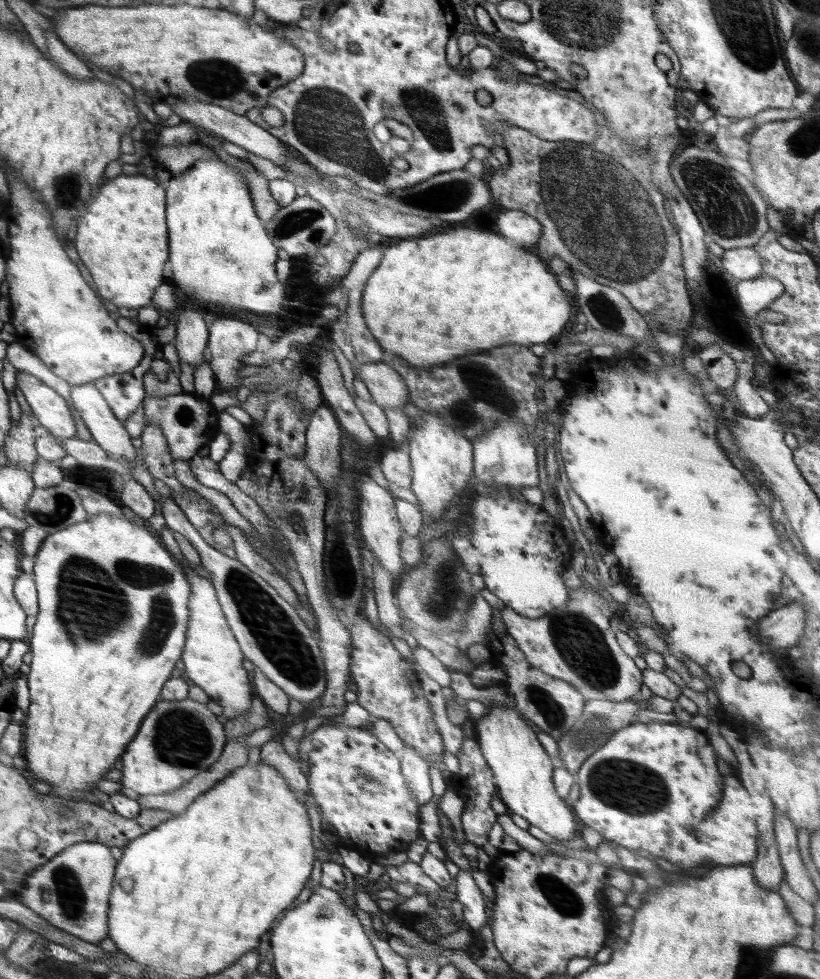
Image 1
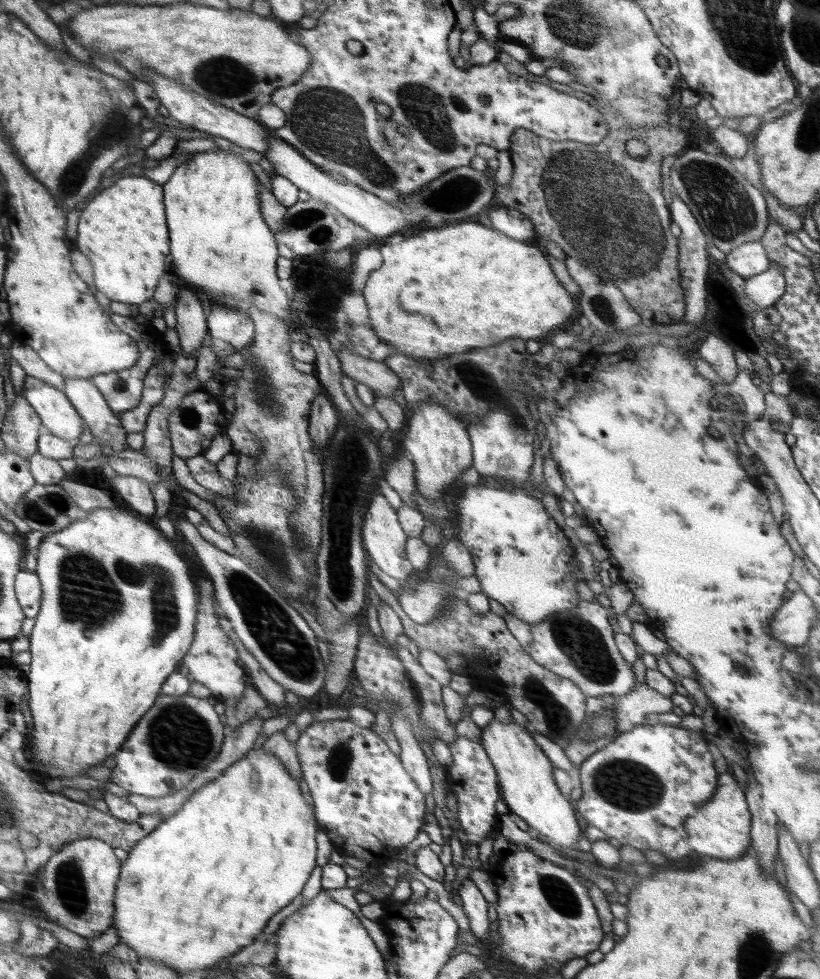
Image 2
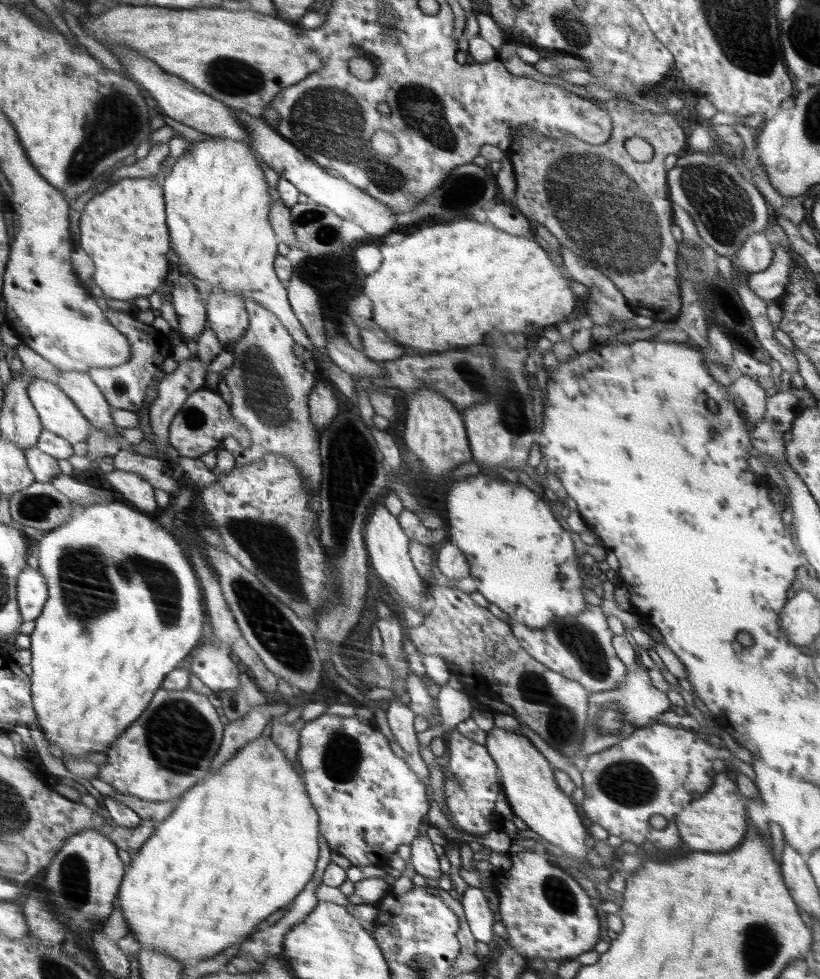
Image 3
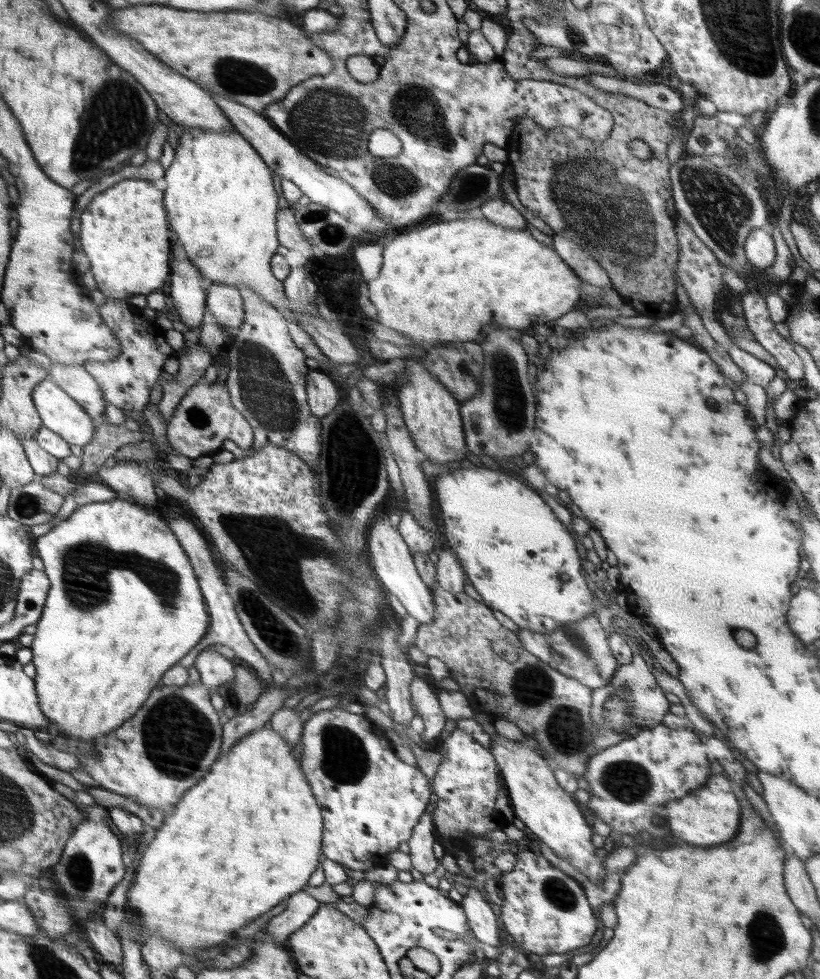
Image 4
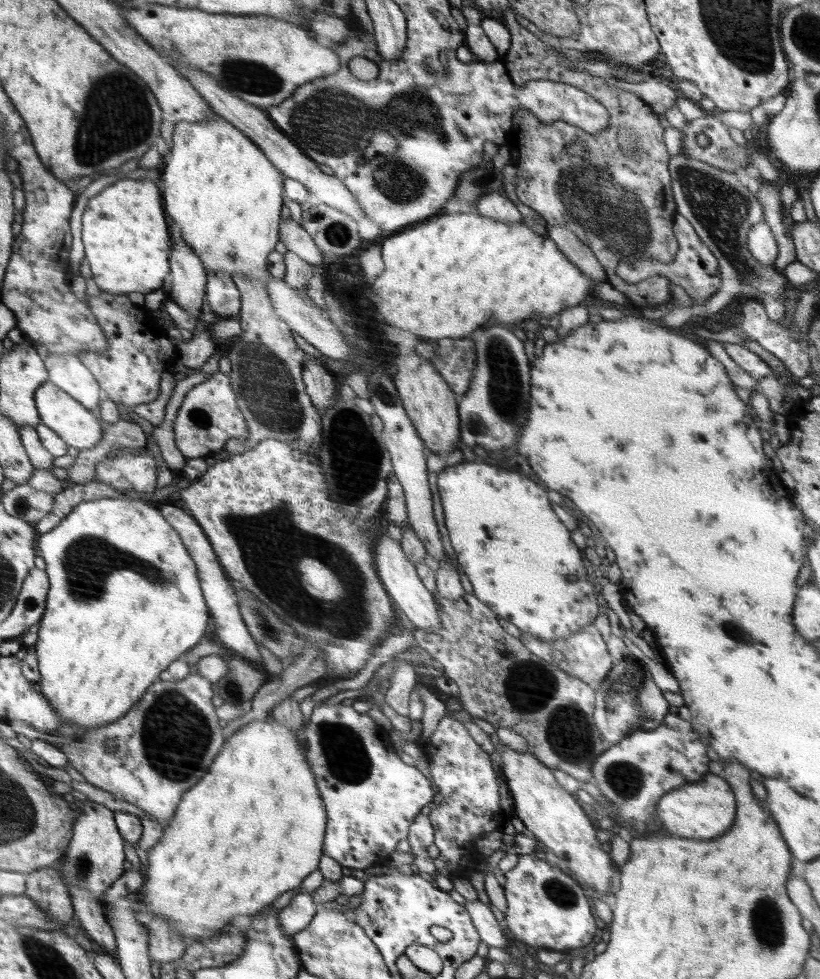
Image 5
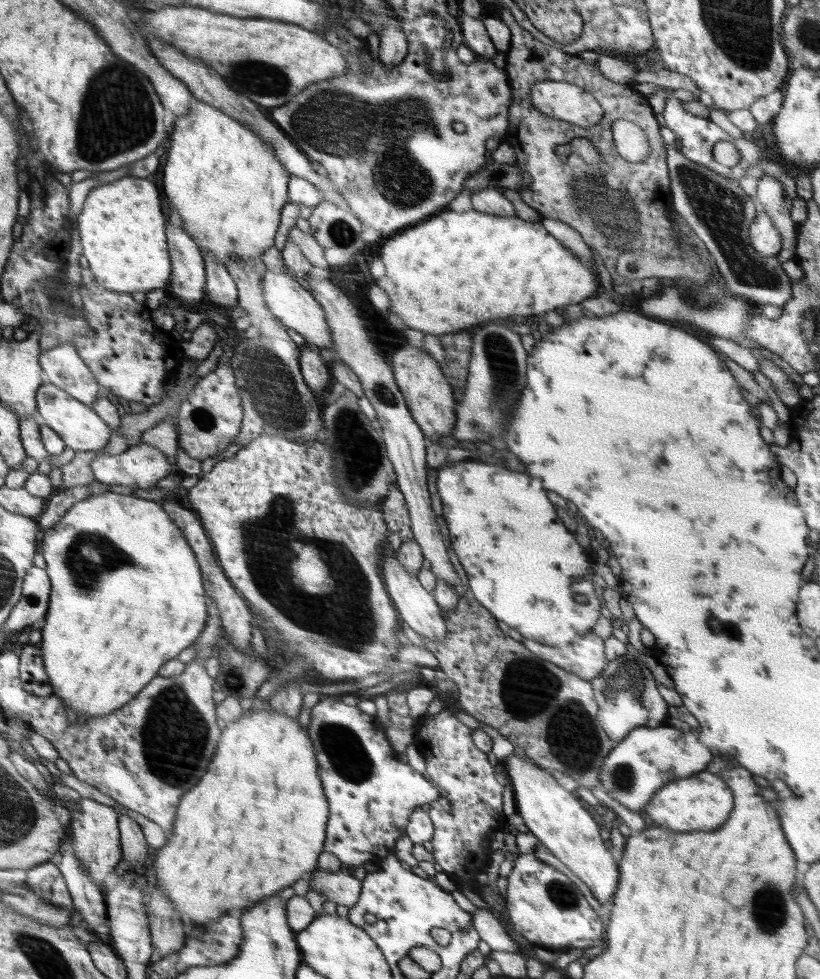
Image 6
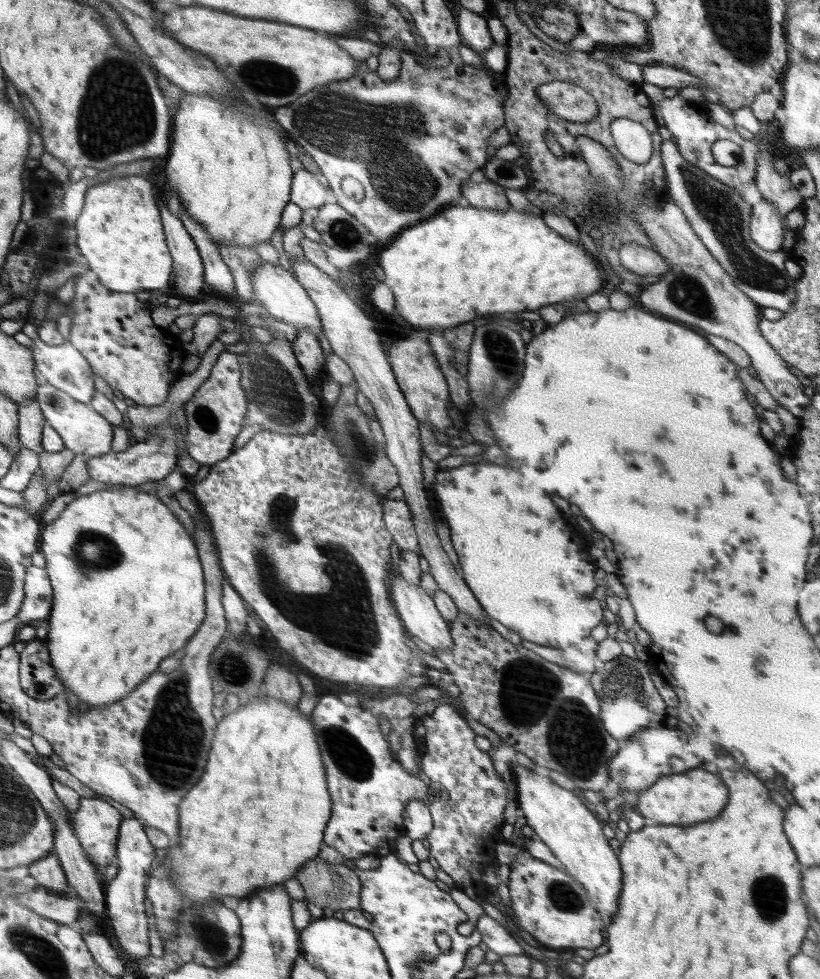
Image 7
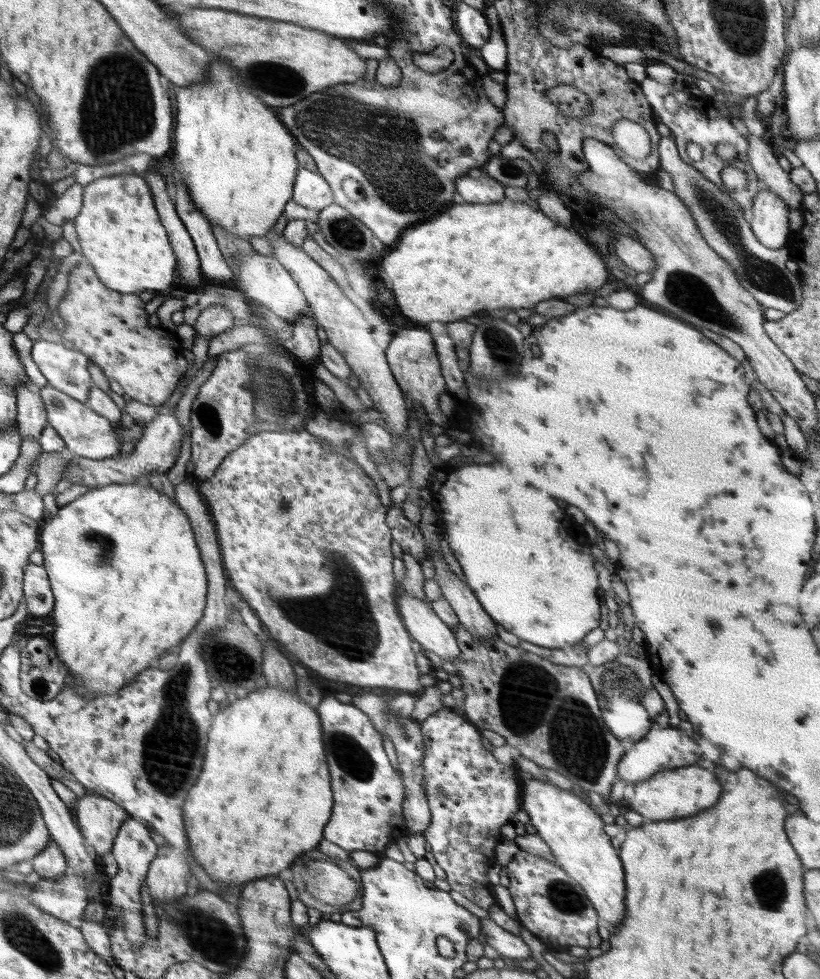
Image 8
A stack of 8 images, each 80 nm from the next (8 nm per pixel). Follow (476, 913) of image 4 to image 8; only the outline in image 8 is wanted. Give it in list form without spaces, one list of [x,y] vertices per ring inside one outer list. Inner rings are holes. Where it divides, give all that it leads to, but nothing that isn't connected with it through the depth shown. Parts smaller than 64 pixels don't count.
[[[483,919],[483,933],[486,944],[495,948],[506,961],[532,958],[530,948],[524,944],[522,937],[513,935],[496,925],[492,919]]]

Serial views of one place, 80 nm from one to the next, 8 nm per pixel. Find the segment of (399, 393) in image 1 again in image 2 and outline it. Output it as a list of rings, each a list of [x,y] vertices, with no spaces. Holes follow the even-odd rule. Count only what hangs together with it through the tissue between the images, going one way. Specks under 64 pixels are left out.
[[[343,347],[337,356],[343,373],[358,383],[364,383],[368,386],[373,391],[375,397],[383,396],[384,398],[393,398],[394,392],[398,388],[401,388],[401,380],[399,377],[386,364],[383,364],[382,361],[369,360]]]

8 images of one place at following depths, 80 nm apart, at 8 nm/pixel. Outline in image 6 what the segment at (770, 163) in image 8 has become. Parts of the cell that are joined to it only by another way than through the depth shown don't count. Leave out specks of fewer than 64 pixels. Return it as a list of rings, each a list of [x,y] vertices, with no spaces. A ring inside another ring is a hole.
[[[764,174],[758,181],[757,198],[764,207],[766,214],[771,216],[771,219],[773,220],[772,225],[776,225],[776,229],[778,229],[778,233],[780,233],[780,239],[782,239],[780,253],[777,255],[780,265],[783,265],[784,262],[791,260],[794,257],[798,230],[798,226],[795,225],[794,221],[791,219],[793,200],[797,197],[790,199],[784,192],[782,183],[770,175]]]

